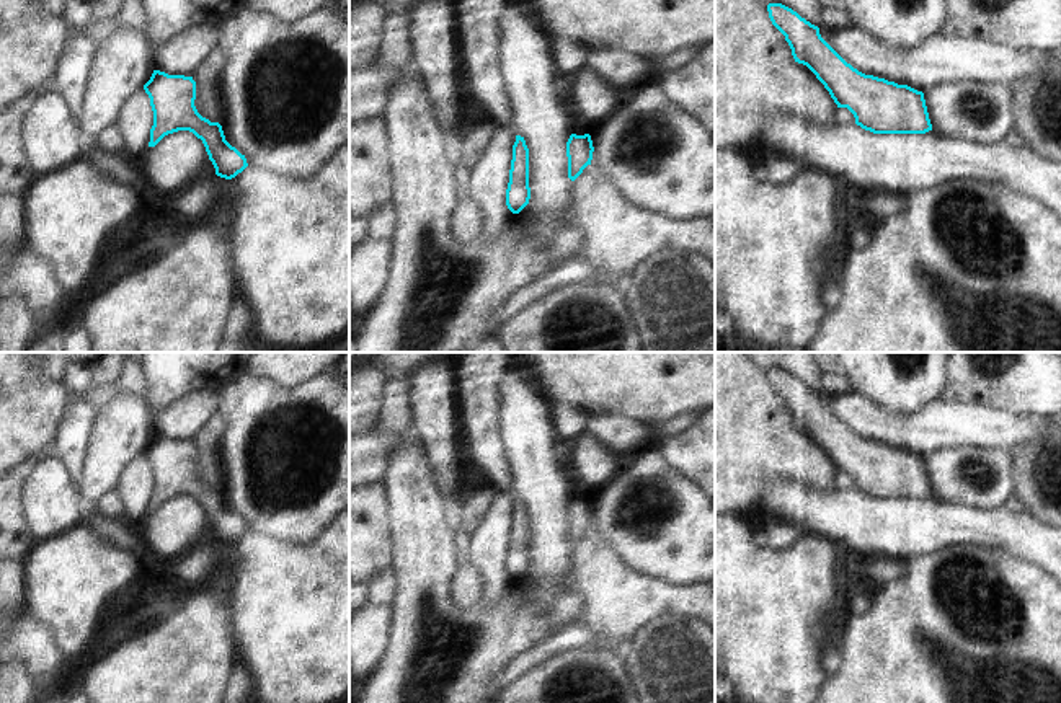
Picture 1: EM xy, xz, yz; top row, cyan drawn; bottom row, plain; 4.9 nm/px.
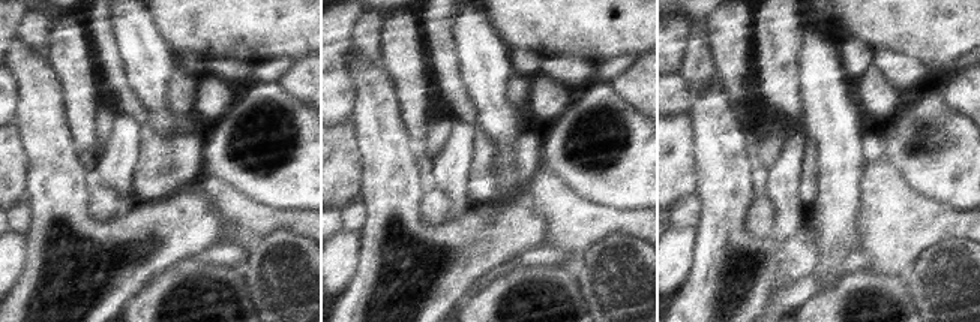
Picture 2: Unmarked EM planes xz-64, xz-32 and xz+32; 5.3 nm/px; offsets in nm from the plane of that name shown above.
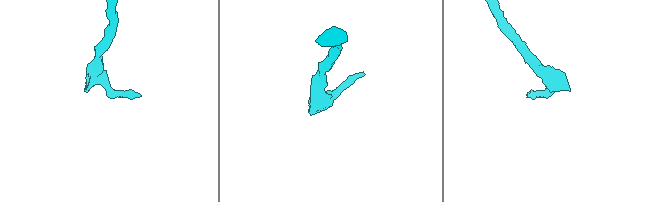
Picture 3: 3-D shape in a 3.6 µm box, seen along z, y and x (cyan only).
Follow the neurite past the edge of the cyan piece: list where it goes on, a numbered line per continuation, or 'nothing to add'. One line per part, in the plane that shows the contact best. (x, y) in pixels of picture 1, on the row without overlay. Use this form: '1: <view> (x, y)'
nothing to add.

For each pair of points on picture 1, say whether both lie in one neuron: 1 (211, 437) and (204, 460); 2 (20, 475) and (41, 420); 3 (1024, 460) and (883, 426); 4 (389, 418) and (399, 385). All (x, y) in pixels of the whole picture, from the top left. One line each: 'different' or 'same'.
1: same
2: different
3: different
4: same

